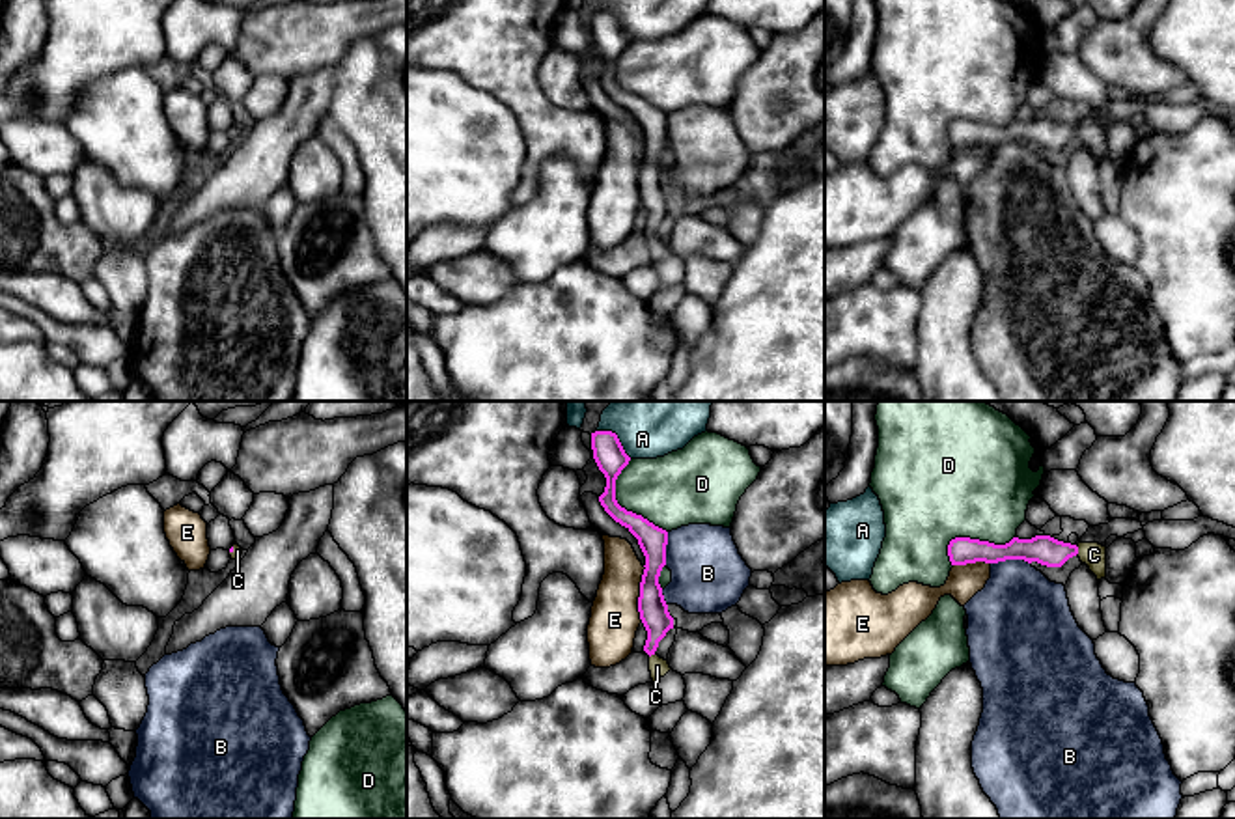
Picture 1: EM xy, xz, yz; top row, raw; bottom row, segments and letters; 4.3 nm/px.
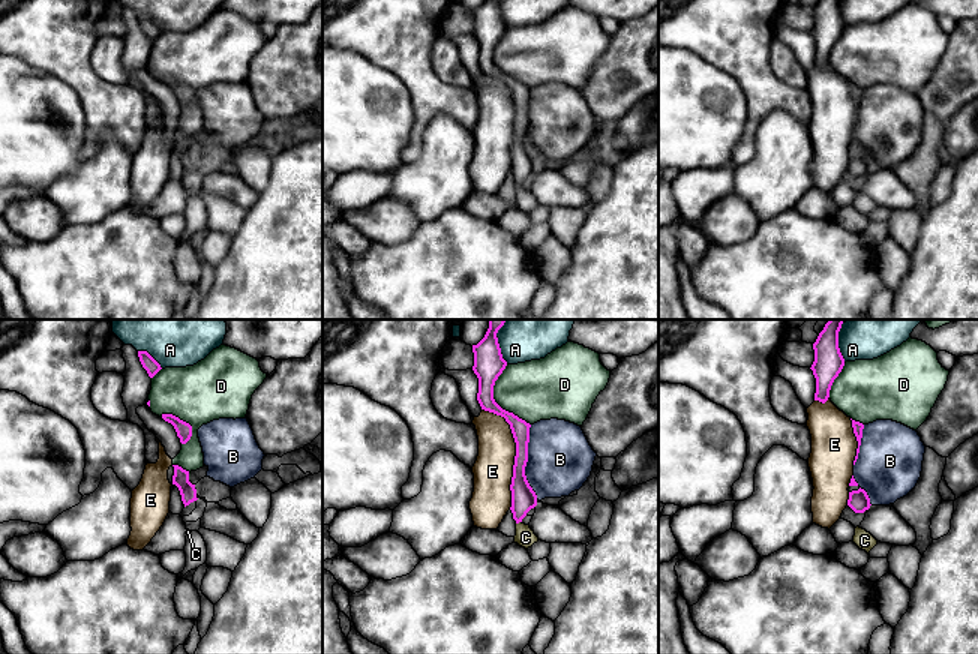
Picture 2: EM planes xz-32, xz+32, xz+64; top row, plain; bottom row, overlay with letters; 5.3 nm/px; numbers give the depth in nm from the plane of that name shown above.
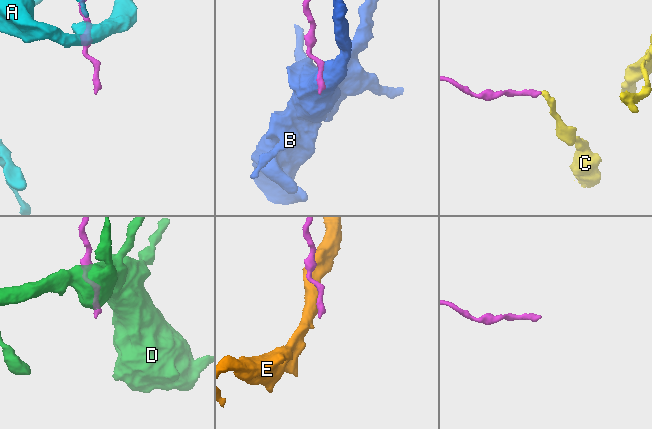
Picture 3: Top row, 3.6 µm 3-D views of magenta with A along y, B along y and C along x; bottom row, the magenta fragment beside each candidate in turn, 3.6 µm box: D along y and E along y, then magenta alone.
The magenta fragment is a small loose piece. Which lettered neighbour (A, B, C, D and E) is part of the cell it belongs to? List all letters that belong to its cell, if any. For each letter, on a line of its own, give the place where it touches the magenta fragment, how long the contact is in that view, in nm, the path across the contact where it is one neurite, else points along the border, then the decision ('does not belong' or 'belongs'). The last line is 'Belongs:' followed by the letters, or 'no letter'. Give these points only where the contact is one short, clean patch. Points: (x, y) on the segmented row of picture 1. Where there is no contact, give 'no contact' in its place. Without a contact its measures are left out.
A: xz (616, 437) | 200 nm | along xz (597, 430), (614, 433), (631, 458) | does not belong
B: yz (1010, 558) | 180 nm | along yz (1030, 562), (999, 560), (991, 564) | does not belong
C: yz (1077, 551) | 50 nm | across yz (1047, 551), (1077, 551), (1094, 555) | belongs
D: xz (620, 506) | 360 nm | does not belong
E: xz (640, 594) | 240 nm | does not belong
Belongs: C

